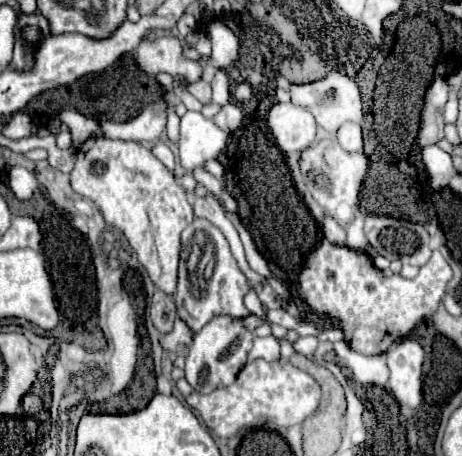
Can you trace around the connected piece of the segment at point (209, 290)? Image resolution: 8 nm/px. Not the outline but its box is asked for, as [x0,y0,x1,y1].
[174,218,250,334]

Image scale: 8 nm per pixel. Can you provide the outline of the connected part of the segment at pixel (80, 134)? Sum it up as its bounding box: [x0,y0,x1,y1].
[64,110,100,148]

